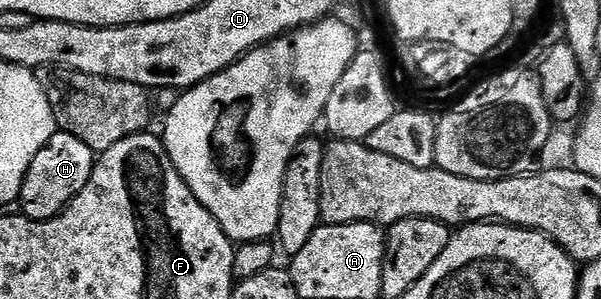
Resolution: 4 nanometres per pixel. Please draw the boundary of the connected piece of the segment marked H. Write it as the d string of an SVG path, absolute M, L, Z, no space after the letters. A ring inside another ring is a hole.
M56 132L49 144L33 156L33 164L29 164L29 172L25 172L18 200L23 217L35 222L56 218L78 196L81 188L89 184L96 161L96 151L91 150L89 144L77 140L77 136L72 134Z

